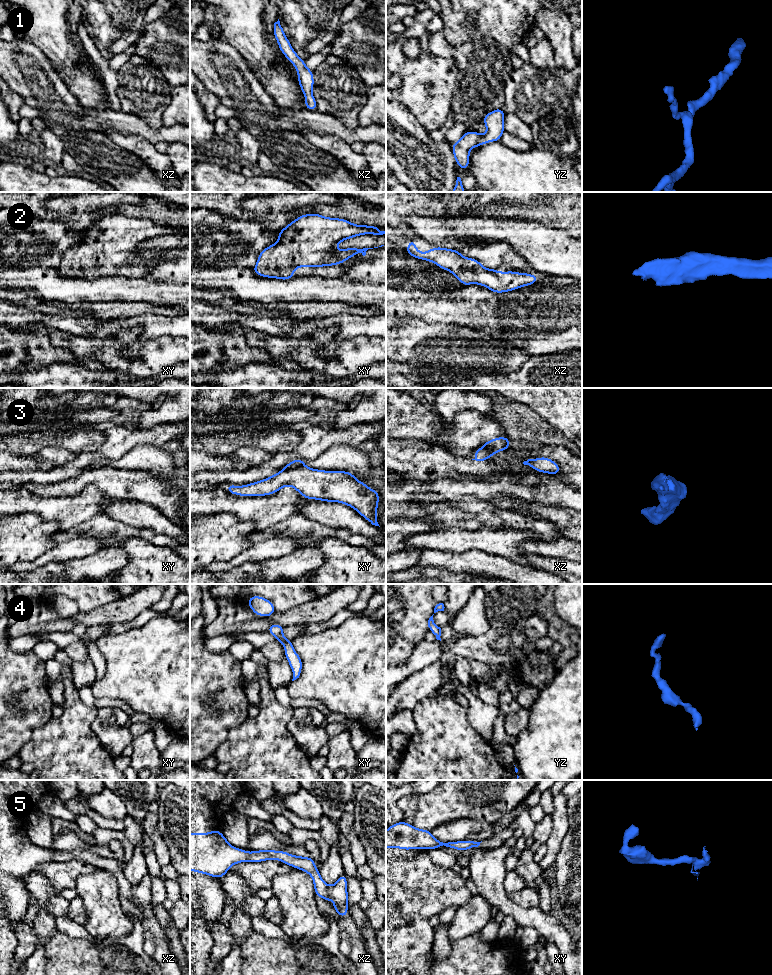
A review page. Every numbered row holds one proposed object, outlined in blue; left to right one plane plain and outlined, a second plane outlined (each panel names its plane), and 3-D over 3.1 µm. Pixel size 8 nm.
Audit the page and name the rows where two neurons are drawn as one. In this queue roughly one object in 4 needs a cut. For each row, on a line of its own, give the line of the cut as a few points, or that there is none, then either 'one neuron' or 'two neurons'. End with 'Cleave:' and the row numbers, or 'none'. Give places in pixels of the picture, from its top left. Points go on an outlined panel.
1: no cut; one neuron
2: no cut; one neuron
3: cut in xy along (303, 465), (284, 469); two neurons
4: no cut; one neuron
5: no cut; one neuron
Cleave: 3

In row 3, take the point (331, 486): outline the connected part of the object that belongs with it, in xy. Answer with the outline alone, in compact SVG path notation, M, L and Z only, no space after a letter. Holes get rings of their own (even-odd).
M301 466L281 470L258 482L243 486L232 485L228 489L239 496L265 496L272 495L285 486L293 487L306 499L348 505L372 525L379 526L379 491L372 490L347 471L325 471Z

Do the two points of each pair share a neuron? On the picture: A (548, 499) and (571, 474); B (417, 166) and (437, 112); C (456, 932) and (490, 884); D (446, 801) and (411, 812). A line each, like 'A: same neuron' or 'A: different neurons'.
A: different neurons
B: different neurons
C: different neurons
D: same neuron

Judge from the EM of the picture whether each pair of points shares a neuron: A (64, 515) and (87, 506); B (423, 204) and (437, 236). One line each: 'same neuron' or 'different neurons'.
A: same neuron
B: different neurons

